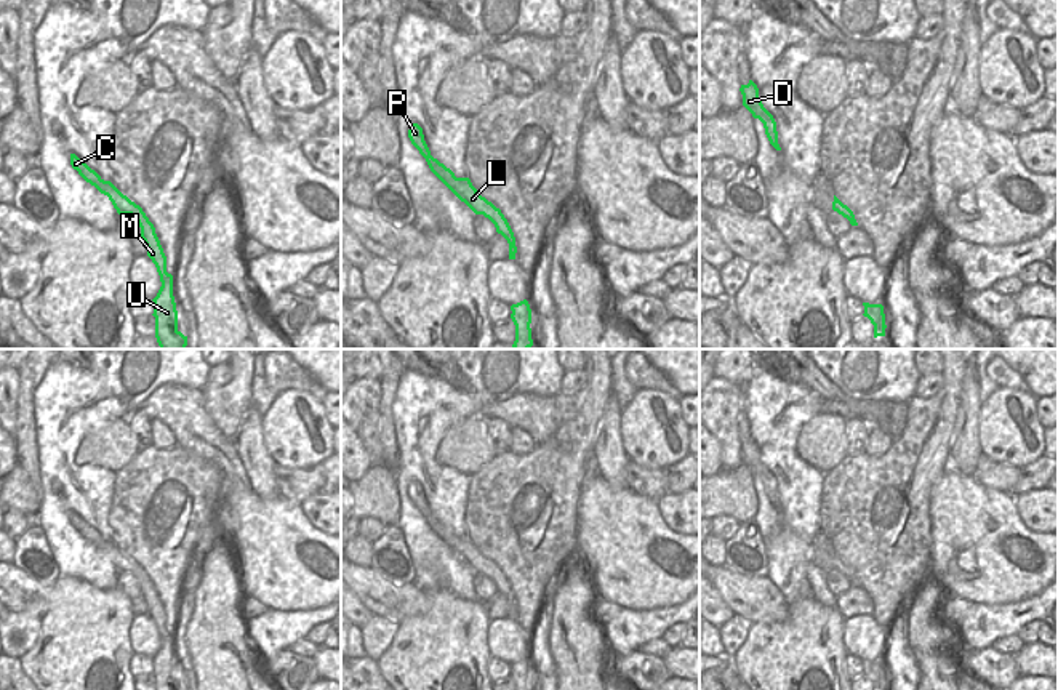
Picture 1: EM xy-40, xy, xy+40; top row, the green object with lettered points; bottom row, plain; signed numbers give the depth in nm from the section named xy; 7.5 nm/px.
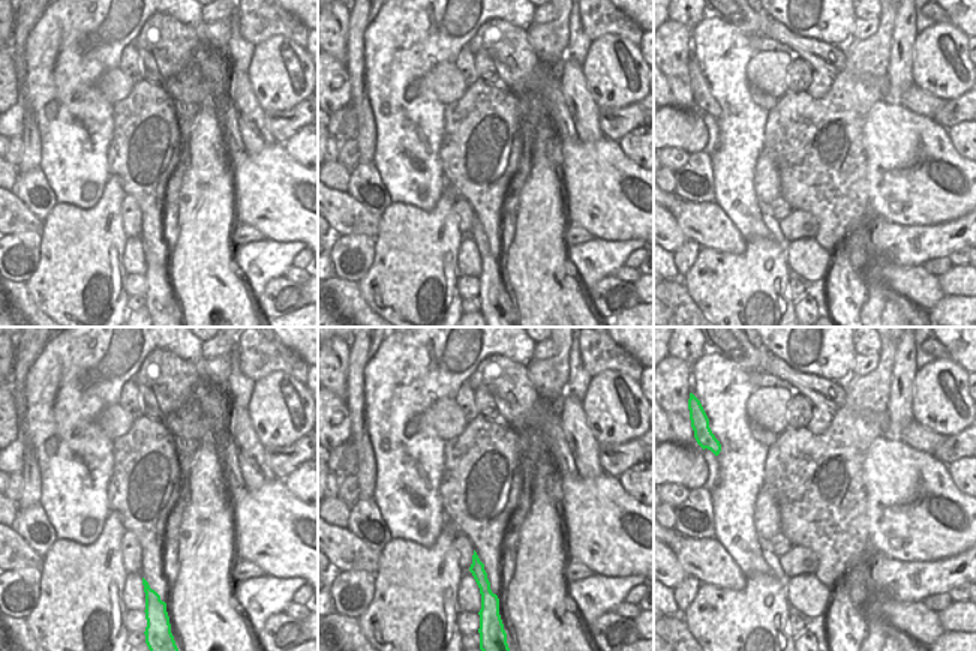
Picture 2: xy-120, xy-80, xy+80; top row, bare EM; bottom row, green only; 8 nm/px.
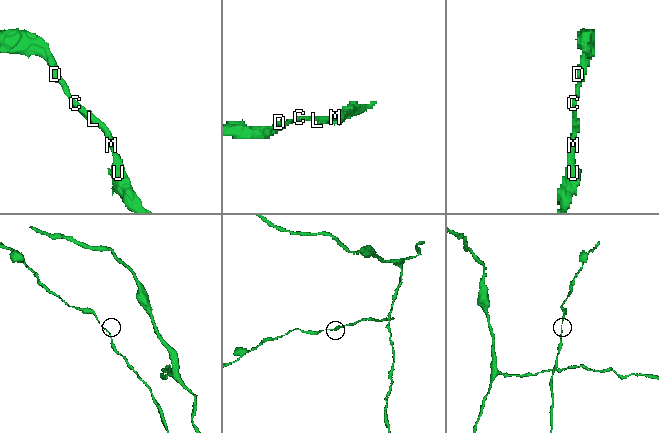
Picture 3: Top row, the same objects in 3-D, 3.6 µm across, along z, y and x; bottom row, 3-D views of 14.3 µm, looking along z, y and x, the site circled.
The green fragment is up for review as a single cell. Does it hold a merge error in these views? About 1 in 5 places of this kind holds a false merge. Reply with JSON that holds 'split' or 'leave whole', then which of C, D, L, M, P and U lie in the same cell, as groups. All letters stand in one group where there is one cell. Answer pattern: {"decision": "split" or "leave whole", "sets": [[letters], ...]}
{"decision": "leave whole", "sets": [["C", "D", "L", "M", "P", "U"]]}

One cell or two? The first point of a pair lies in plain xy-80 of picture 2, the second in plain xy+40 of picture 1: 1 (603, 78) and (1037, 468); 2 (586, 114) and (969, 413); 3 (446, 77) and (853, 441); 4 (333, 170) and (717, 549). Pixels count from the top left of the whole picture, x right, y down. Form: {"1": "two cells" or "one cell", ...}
{"1": "two cells", "2": "one cell", "3": "two cells", "4": "one cell"}

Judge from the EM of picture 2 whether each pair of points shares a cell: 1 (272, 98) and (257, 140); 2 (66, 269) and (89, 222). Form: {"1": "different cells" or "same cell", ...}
{"1": "different cells", "2": "same cell"}

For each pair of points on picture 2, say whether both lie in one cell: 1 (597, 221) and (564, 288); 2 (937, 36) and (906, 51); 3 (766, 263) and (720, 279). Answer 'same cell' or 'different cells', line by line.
1: different cells
2: different cells
3: same cell

